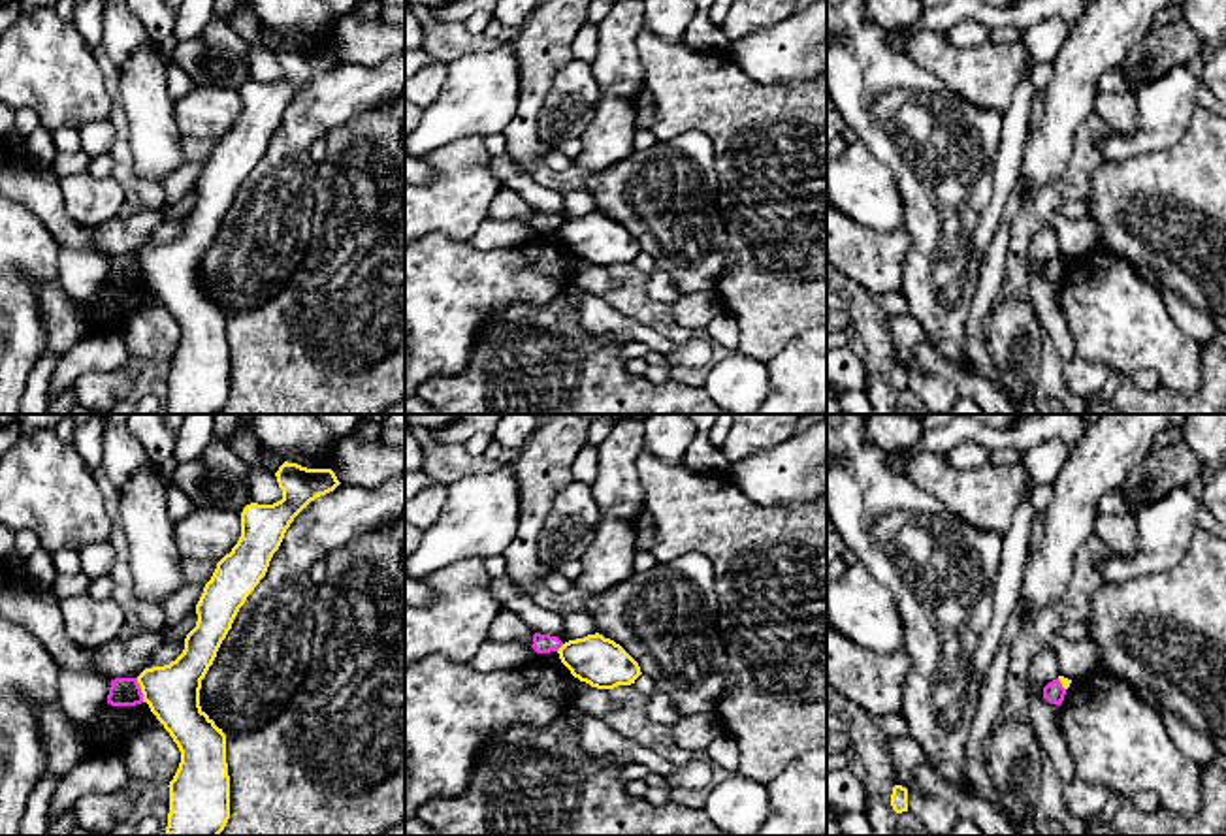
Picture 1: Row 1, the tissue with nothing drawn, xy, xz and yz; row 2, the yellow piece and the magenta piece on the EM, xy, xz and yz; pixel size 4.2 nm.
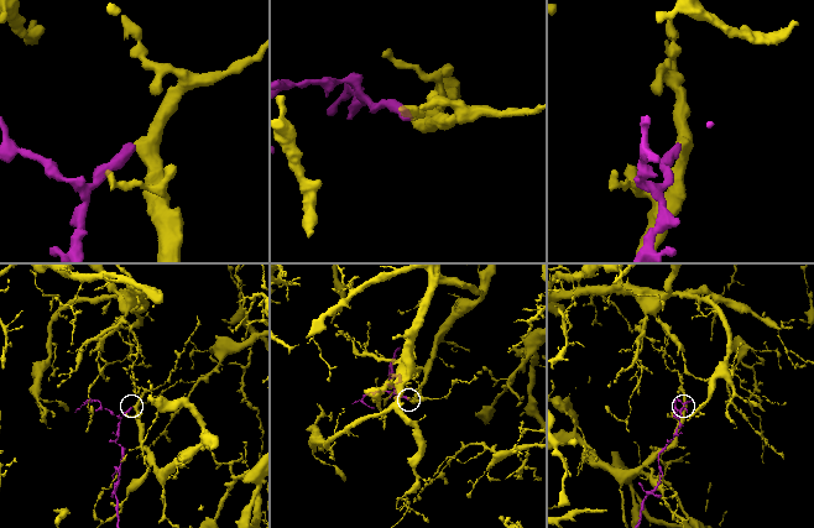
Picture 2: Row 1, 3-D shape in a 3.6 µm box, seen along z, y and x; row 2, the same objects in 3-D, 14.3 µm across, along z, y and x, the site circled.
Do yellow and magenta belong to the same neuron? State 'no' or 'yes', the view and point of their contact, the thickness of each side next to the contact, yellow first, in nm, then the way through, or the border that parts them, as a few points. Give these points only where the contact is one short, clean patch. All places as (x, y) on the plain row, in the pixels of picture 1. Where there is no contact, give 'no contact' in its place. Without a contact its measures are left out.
no; meets yellow in xy at (142, 268); 240 nm thick on the yellow side, 130 nm on the other; border along xy (136, 257), (144, 279)

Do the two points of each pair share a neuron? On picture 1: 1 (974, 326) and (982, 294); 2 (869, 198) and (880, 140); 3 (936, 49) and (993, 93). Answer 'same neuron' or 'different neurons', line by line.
1: same neuron
2: different neurons
3: same neuron

